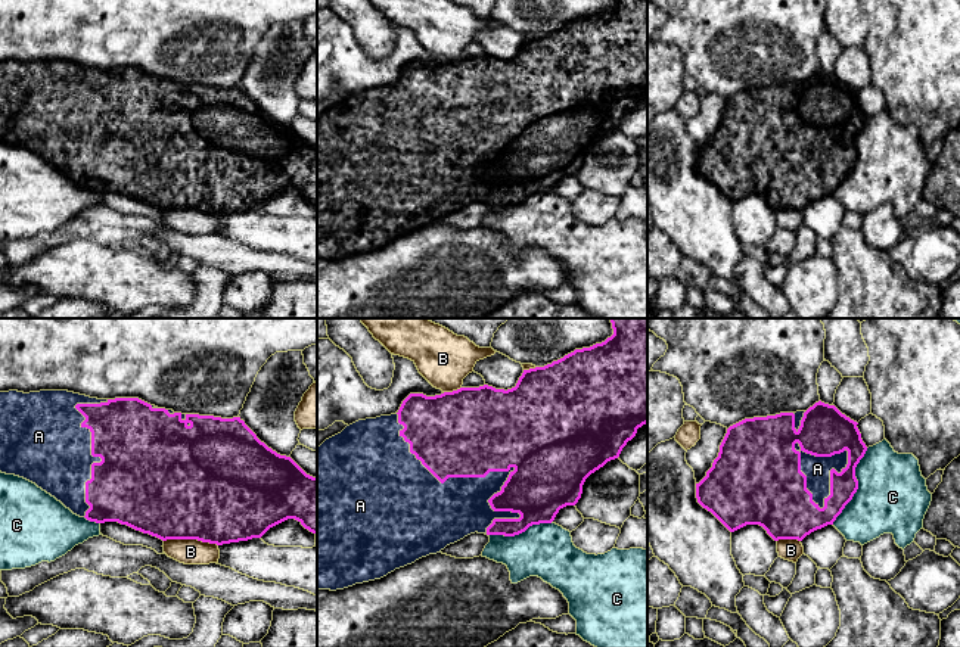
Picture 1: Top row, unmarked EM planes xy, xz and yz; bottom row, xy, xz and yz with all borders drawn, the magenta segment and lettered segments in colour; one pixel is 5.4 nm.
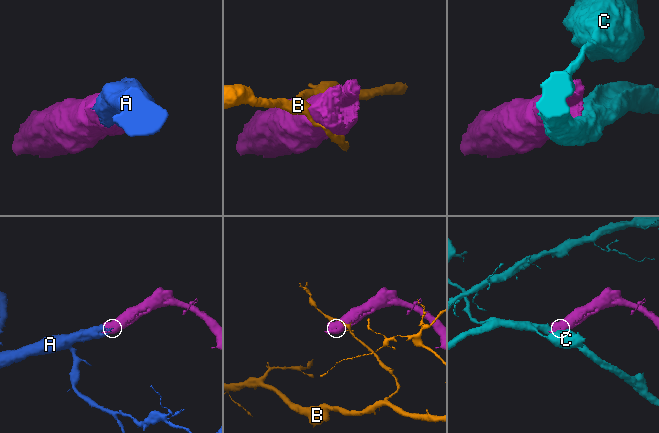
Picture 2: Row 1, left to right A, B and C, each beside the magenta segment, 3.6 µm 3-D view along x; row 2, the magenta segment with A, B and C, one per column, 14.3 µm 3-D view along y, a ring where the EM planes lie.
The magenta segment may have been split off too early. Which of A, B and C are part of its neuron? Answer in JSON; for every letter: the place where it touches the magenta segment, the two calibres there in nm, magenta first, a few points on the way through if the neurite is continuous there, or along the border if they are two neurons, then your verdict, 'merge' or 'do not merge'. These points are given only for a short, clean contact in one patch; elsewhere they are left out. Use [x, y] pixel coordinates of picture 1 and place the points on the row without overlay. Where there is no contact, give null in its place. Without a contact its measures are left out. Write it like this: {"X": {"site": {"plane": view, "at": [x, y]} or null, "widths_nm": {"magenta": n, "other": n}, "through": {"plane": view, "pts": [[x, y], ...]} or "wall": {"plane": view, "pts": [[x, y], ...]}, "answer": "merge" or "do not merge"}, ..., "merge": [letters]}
{"A": {"site": {"plane": "xz", "at": [474, 146]}, "widths_nm": {"magenta": 480, "other": 320}, "answer": "merge"}, "B": {"site": {"plane": "xy", "at": [190, 208]}, "widths_nm": {"magenta": 500, "other": 140}, "answer": "do not merge"}, "C": {"site": {"plane": "yz", "at": [857, 156]}, "widths_nm": {"magenta": 150, "other": 380}, "answer": "do not merge"}, "merge": ["A"]}

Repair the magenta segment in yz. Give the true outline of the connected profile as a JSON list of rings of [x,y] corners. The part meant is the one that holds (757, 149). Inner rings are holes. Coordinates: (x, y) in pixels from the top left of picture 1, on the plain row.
[[[821,71],[807,81],[745,88],[727,99],[718,127],[706,146],[696,153],[698,172],[730,202],[746,195],[759,195],[774,211],[802,211],[811,202],[833,195],[858,159],[855,137],[864,127],[867,116],[857,94],[835,75]]]

